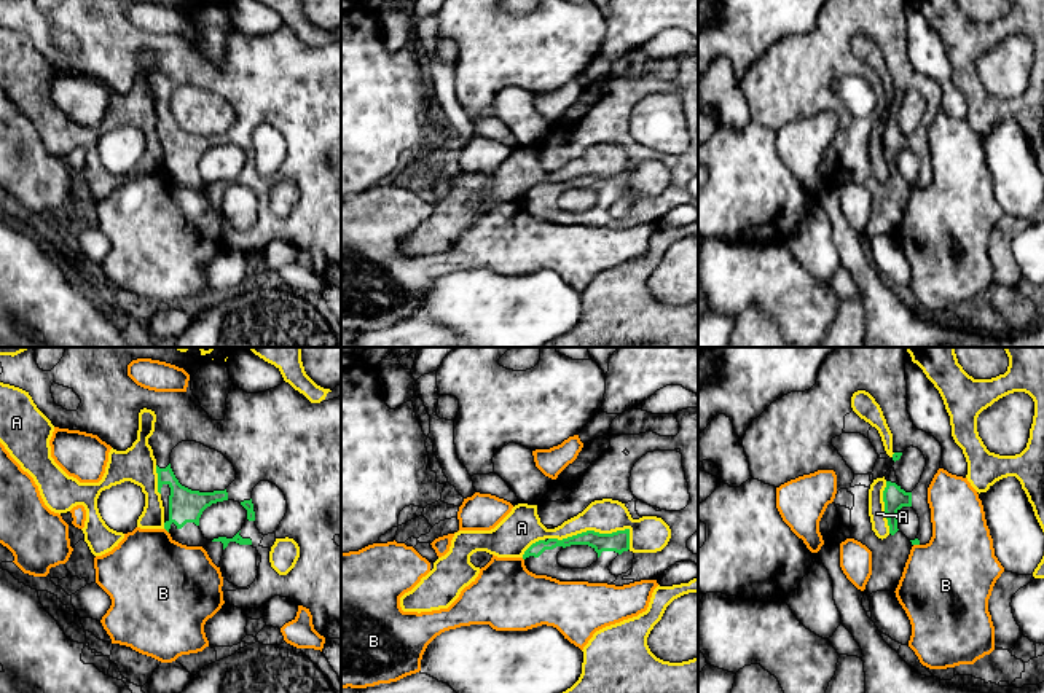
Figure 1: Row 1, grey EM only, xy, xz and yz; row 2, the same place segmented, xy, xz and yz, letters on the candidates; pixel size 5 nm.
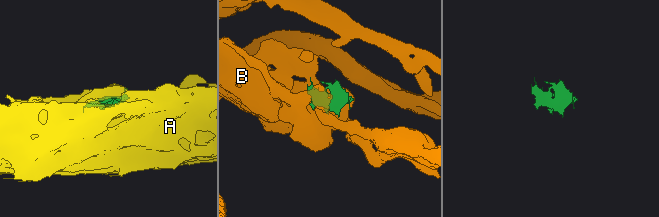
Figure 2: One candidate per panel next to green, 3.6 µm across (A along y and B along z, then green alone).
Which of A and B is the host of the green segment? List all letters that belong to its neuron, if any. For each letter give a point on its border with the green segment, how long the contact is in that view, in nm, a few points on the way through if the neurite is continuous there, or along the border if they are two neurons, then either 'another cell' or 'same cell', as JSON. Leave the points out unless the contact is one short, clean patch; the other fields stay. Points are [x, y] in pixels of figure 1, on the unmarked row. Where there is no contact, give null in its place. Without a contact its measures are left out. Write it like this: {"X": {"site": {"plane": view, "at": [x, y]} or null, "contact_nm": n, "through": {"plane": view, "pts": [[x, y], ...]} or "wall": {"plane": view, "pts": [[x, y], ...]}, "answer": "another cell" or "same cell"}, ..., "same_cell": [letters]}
{"A": {"site": {"plane": "xz", "at": [588, 174]}, "contact_nm": 420, "answer": "another cell"}, "B": {"site": {"plane": "xy", "at": [166, 172]}, "contact_nm": 40, "answer": "another cell"}, "same_cell": []}

